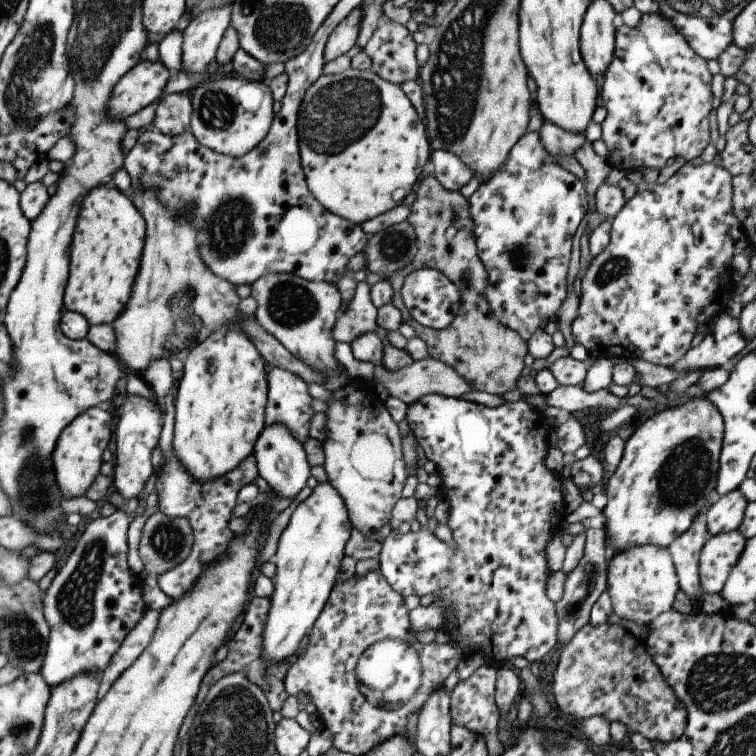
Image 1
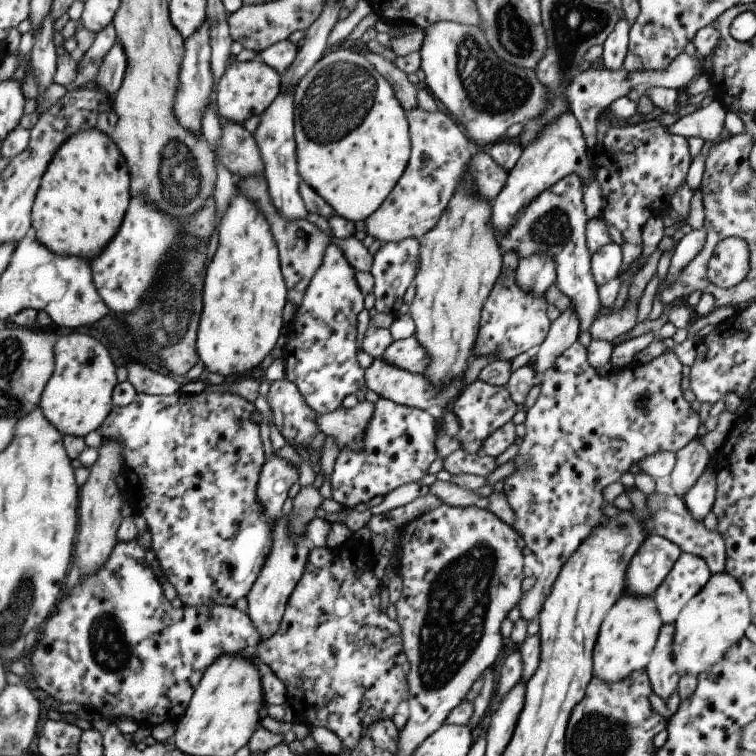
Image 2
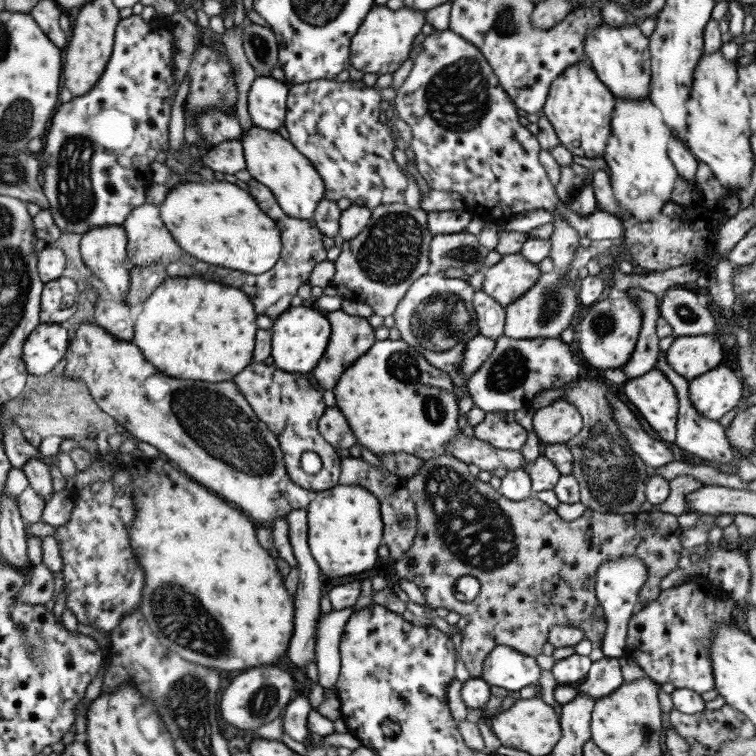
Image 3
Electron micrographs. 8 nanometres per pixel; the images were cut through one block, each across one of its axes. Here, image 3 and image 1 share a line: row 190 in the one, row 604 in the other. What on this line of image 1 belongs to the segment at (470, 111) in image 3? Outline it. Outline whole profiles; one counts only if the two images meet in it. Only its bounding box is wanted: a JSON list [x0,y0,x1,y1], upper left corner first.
[378,393,568,663]

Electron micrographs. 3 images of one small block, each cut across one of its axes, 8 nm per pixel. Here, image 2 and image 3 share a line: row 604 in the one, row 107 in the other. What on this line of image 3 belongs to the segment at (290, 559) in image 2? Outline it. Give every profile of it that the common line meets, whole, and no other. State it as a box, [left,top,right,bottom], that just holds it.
[246,76,289,132]

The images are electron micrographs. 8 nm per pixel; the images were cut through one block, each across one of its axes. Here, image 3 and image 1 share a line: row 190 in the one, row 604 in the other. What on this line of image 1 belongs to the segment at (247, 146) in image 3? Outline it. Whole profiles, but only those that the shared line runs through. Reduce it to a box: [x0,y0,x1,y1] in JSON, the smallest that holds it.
[262,480,351,663]

